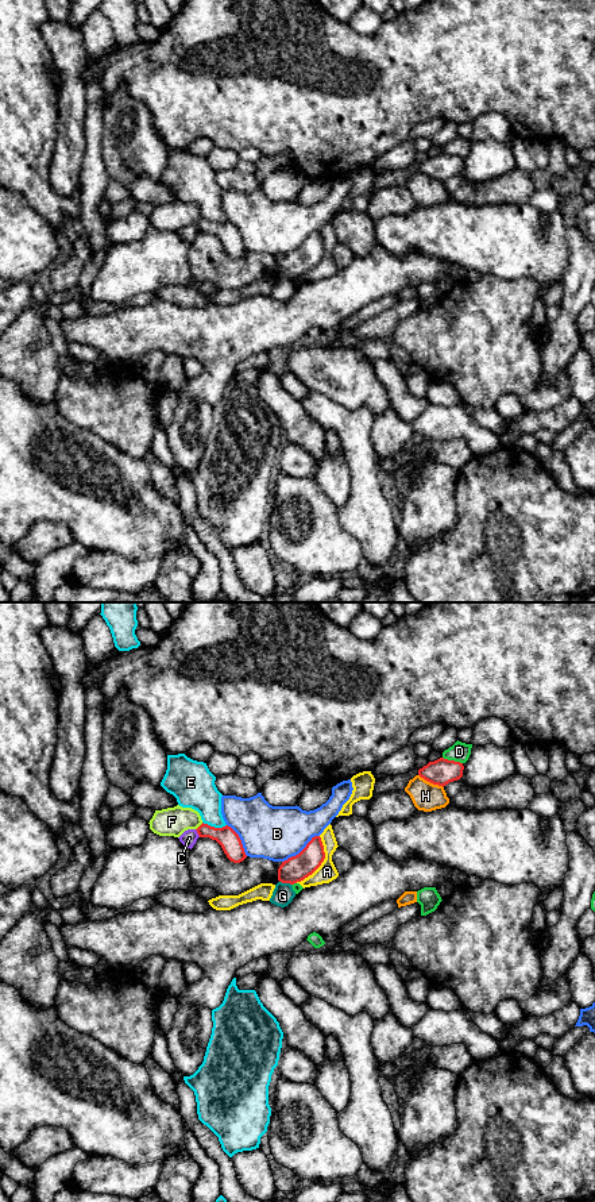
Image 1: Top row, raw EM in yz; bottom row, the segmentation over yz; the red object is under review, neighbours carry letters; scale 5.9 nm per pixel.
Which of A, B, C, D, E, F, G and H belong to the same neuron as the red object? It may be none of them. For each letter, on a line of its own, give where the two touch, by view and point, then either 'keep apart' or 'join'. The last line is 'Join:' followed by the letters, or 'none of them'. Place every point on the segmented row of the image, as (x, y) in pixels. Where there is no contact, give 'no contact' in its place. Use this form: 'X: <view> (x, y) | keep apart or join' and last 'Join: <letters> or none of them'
A: yz (321, 862) | keep apart
B: yz (301, 851) | keep apart
C: yz (197, 832) | keep apart
D: yz (452, 761) | keep apart
E: yz (213, 827) | keep apart
F: yz (199, 827) | keep apart
G: yz (285, 882) | keep apart
H: yz (431, 782) | keep apart
Join: none of them

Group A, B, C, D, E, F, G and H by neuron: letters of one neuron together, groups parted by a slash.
A / B / C / D / E G / F / H

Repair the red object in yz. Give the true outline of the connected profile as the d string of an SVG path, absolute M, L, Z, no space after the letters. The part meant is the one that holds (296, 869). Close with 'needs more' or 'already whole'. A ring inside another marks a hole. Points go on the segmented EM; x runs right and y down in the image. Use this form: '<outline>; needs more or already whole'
M314 836L298 855L282 862L278 868L278 881L290 885L301 882L312 875L324 859L325 852L321 837Z; already whole

